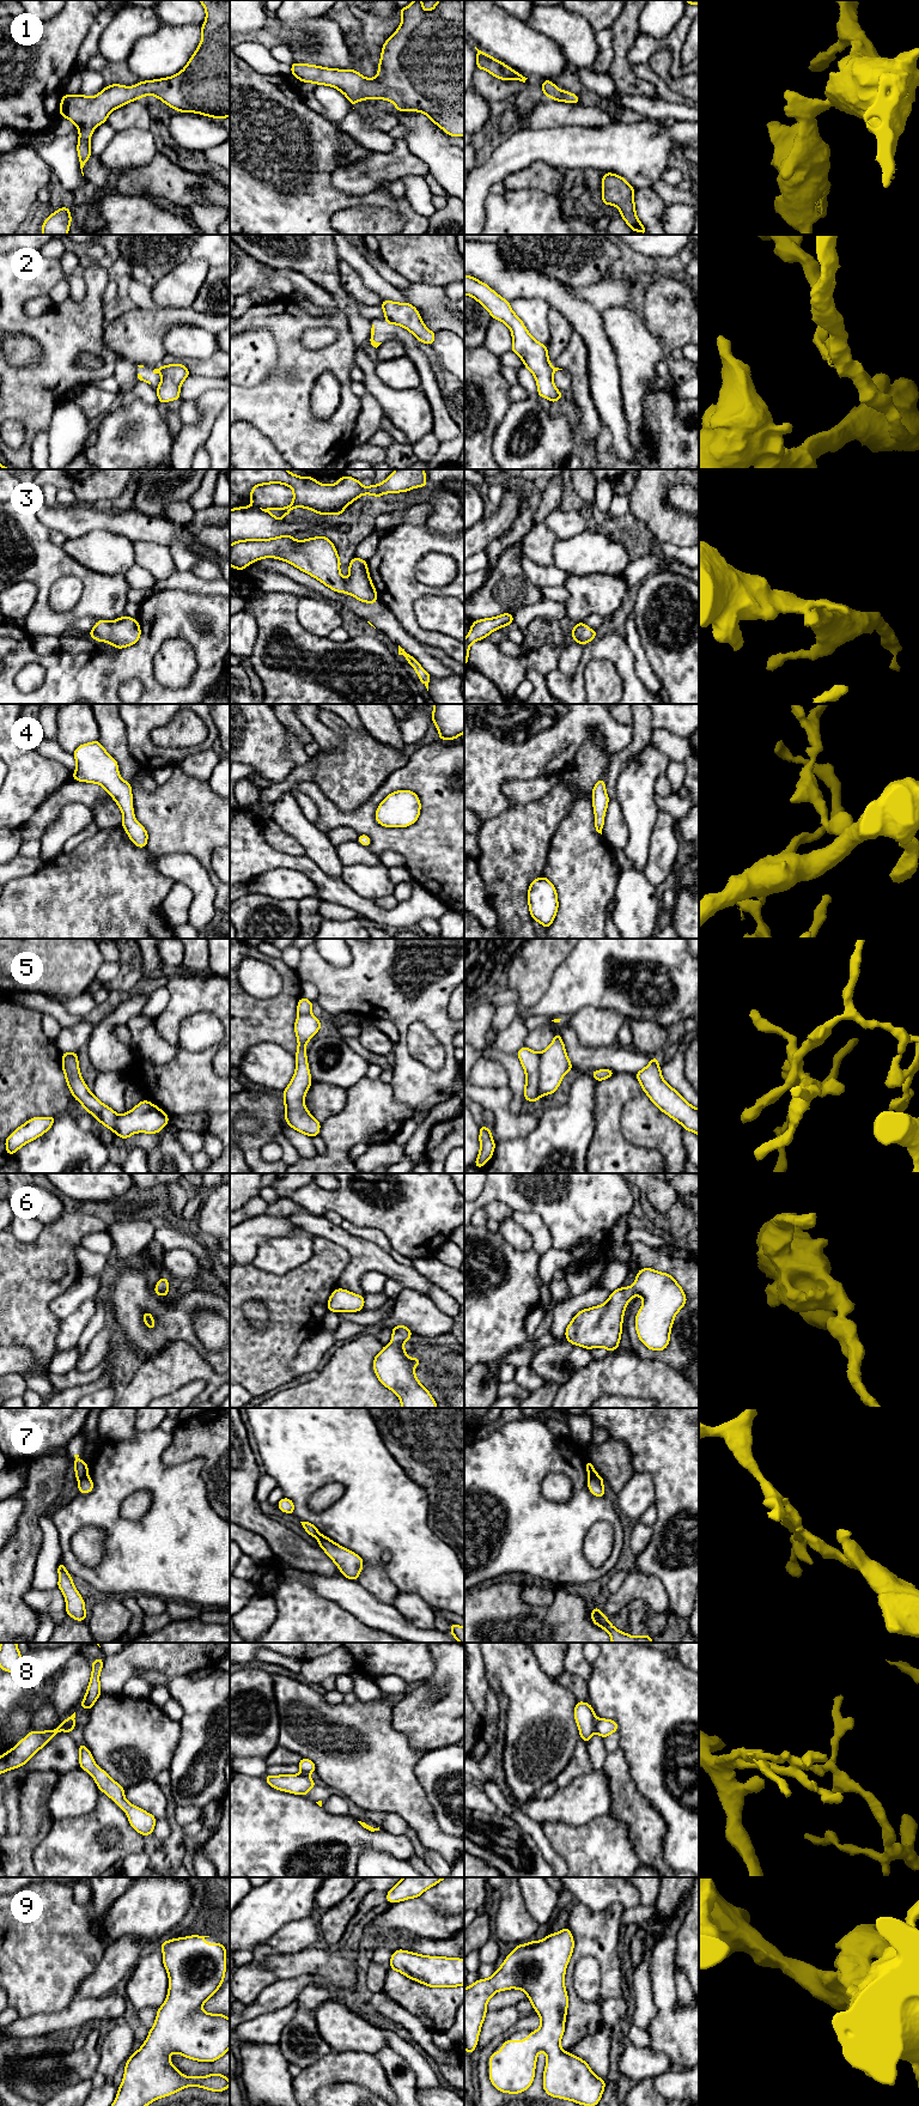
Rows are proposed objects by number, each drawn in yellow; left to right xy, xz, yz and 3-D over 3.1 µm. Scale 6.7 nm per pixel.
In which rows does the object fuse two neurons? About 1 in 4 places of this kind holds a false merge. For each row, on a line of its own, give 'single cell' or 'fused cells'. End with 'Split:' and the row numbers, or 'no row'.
1: single cell
2: fused cells
3: single cell
4: single cell
5: fused cells
6: single cell
7: fused cells
8: fused cells
9: single cell
Split: 2, 5, 7, 8

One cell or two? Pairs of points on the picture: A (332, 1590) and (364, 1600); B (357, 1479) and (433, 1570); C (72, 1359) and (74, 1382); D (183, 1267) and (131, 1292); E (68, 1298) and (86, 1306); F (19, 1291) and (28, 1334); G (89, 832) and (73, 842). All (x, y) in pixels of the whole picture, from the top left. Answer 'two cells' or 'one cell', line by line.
A: one cell
B: one cell
C: two cells
D: two cells
E: two cells
F: one cell
G: one cell

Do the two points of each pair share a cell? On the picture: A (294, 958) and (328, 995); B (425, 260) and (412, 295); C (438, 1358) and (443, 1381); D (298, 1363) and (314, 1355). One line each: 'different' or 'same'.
A: different
B: different
C: different
D: same

